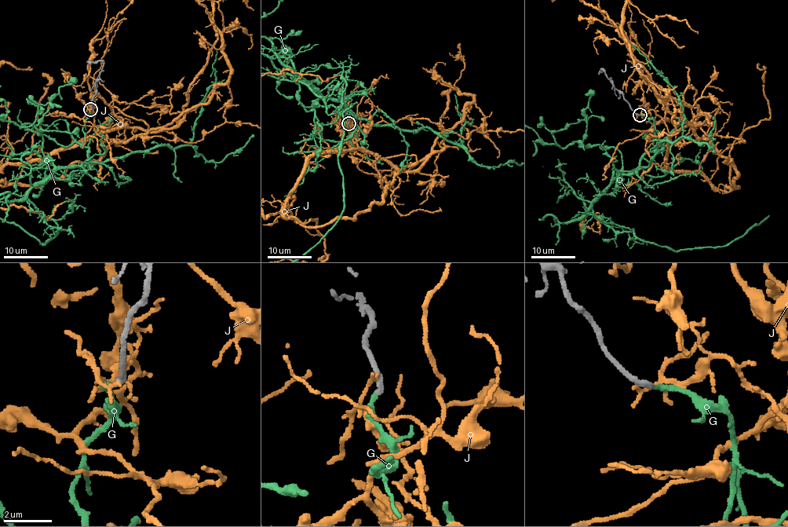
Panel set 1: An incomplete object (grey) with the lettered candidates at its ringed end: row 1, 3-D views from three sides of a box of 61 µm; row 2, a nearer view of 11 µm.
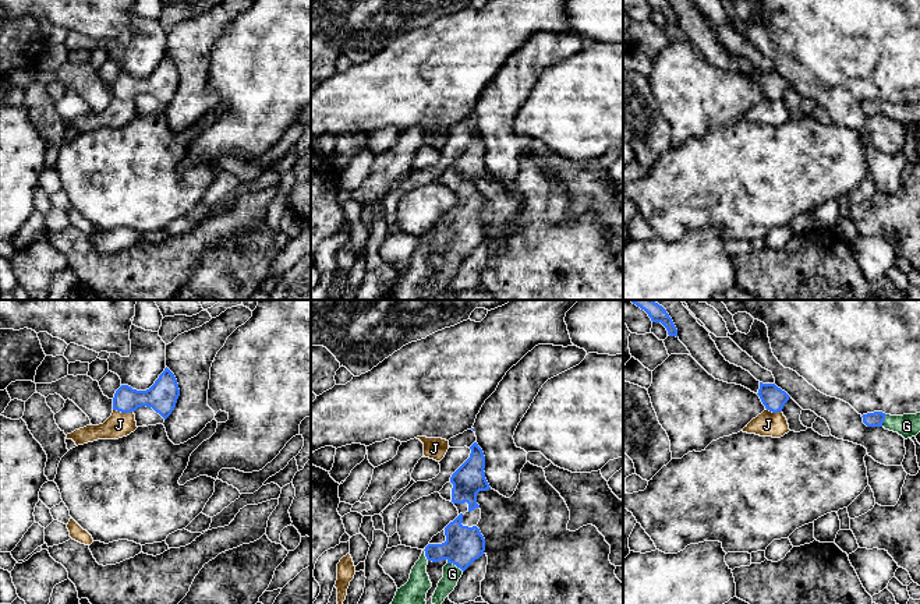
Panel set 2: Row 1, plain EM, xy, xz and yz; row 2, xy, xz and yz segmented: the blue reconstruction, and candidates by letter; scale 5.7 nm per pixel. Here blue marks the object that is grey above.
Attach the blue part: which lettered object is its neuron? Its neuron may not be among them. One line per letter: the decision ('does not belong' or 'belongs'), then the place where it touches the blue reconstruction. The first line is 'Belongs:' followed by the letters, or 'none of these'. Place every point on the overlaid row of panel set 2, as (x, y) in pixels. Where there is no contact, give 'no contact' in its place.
Belongs: G
G: belongs; contact xz (456, 565)
J: does not belong; contact xy (123, 412)

